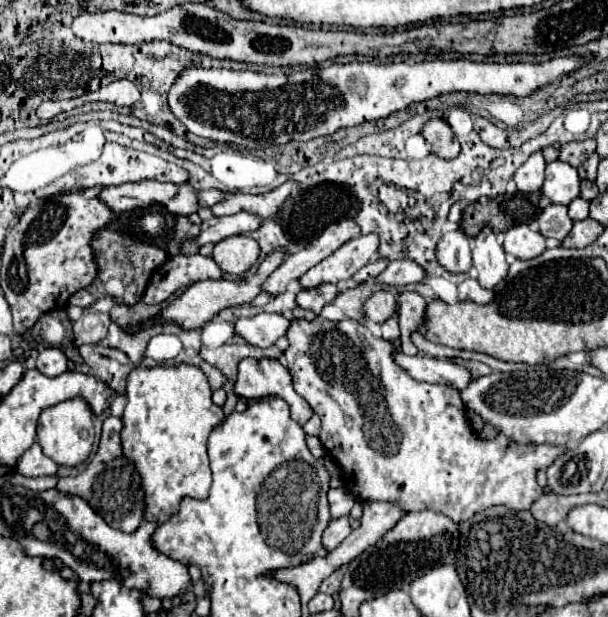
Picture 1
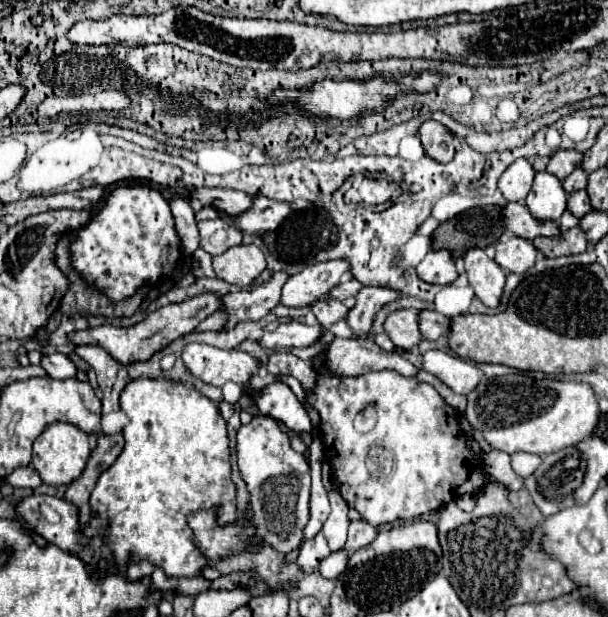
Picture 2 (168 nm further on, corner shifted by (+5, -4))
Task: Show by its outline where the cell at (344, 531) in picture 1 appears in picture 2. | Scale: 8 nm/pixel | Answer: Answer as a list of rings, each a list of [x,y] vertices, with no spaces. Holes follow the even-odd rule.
[[[317,533],[313,539],[307,539],[303,543],[303,547],[299,549],[299,557],[297,557],[297,565],[305,571],[305,573],[315,573],[317,565],[323,557],[327,557],[331,553],[327,539],[323,533]]]

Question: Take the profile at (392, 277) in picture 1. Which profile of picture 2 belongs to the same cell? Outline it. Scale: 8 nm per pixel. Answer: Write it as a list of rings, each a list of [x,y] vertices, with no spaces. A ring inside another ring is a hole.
[[[363,287],[355,295],[355,307],[349,309],[349,315],[347,315],[349,327],[355,333],[367,337],[375,311],[379,311],[385,303],[395,301],[397,297],[399,297],[399,291],[393,291],[391,287]]]

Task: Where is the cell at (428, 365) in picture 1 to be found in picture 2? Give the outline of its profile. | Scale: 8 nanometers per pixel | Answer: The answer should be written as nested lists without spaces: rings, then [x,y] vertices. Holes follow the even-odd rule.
[[[335,339],[329,345],[327,357],[317,355],[313,357],[313,367],[319,369],[321,361],[327,363],[331,373],[343,377],[355,377],[369,371],[383,371],[393,369],[403,377],[417,377],[417,367],[401,357],[397,351],[383,351],[375,345],[373,339],[365,339],[365,343],[345,343],[349,339]]]

